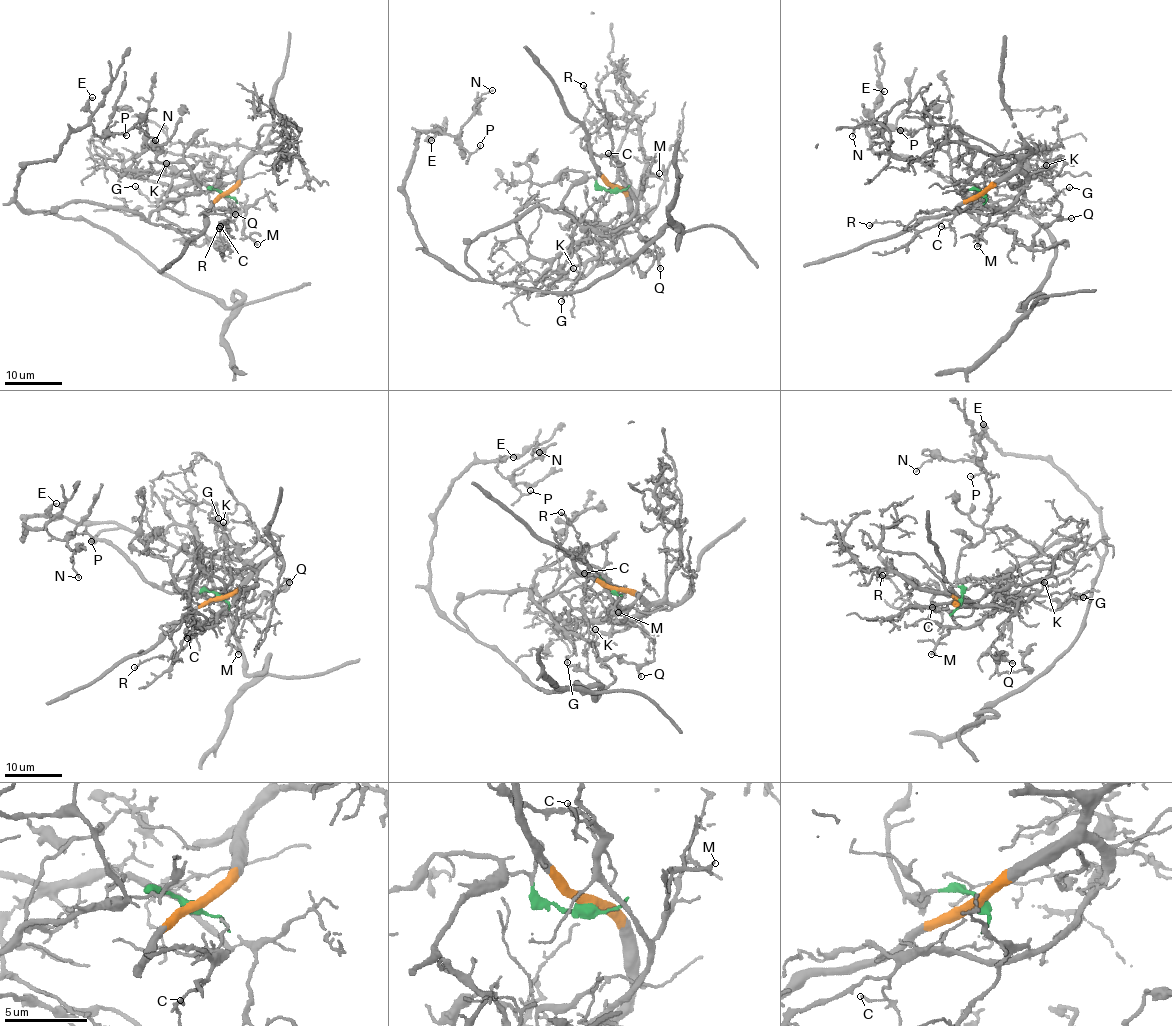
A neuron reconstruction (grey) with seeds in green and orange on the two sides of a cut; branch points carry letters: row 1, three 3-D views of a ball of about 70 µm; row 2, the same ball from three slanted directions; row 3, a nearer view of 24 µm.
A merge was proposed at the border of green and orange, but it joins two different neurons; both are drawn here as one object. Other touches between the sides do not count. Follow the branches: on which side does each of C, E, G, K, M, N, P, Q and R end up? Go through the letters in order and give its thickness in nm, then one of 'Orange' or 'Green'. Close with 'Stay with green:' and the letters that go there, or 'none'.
C: Thickness 140 nm. Orange
E: Thickness 150 nm. Green
G: Thickness 130 nm. Orange
K: Thickness 140 nm. Orange
M: Thickness 220 nm. Orange
N: Thickness 120 nm. Green
P: Thickness 150 nm. Green
Q: Thickness 150 nm. Green
R: Thickness 130 nm. Orange
Stay with green: E, N, P, Q

